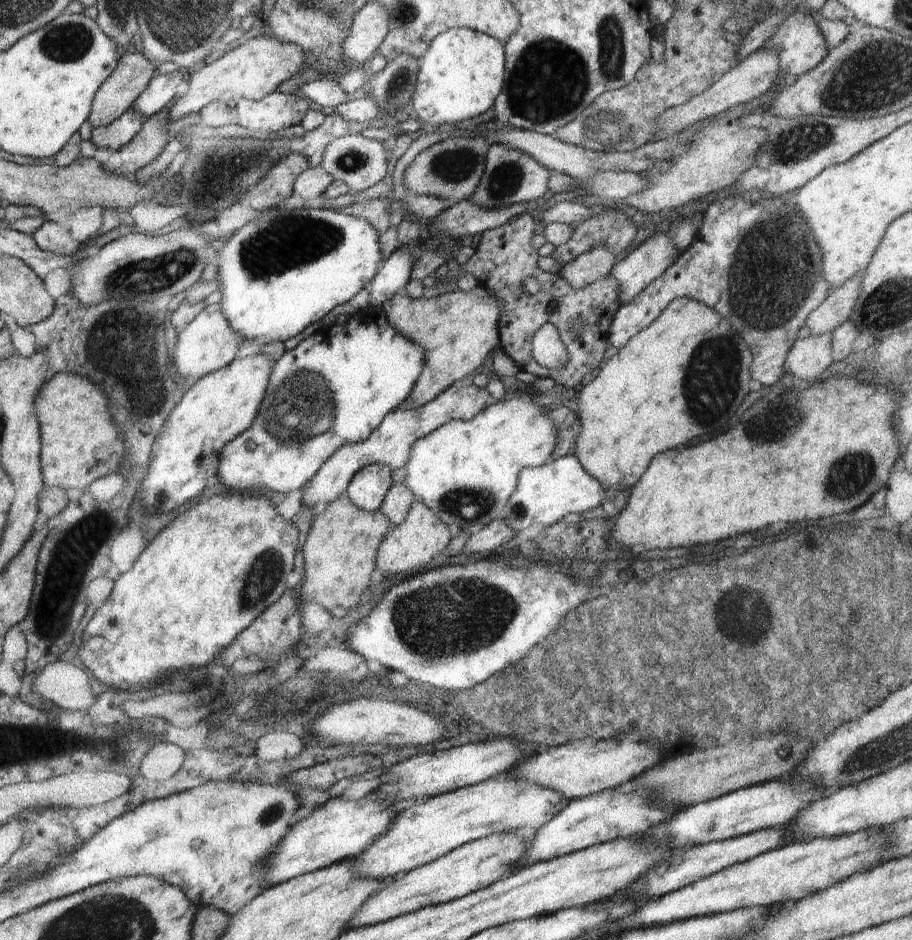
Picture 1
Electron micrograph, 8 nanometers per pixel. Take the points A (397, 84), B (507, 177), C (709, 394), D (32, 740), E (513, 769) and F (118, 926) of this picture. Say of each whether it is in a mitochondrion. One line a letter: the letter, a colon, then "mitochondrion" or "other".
A: mitochondrion
B: mitochondrion
C: mitochondrion
D: mitochondrion
E: other
F: mitochondrion

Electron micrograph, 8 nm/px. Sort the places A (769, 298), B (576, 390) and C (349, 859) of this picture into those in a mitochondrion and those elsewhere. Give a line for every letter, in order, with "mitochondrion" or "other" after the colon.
A: mitochondrion
B: other
C: other

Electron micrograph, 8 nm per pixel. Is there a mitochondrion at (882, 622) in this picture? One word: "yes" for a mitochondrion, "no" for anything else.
yes

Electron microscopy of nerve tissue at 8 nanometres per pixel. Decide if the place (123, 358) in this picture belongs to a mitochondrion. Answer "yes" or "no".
yes

